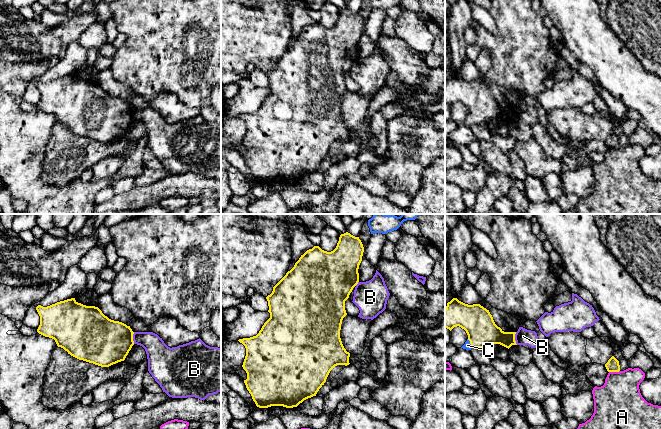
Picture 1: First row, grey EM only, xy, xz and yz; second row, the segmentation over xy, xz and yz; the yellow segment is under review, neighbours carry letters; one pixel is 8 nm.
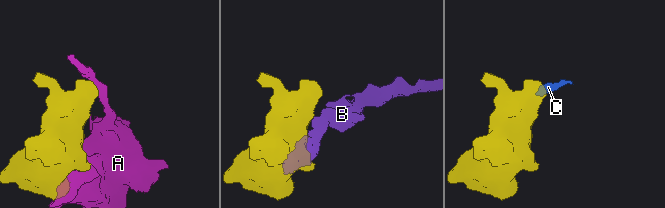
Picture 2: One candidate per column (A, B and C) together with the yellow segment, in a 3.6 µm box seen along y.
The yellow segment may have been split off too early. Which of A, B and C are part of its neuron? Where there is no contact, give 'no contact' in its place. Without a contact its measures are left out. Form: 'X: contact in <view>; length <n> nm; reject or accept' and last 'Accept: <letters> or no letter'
A: contact in yz; length 90 nm; reject
B: contact in yz; length 110 nm; reject
C: contact in yz; length 80 nm; accept
Accept: C

